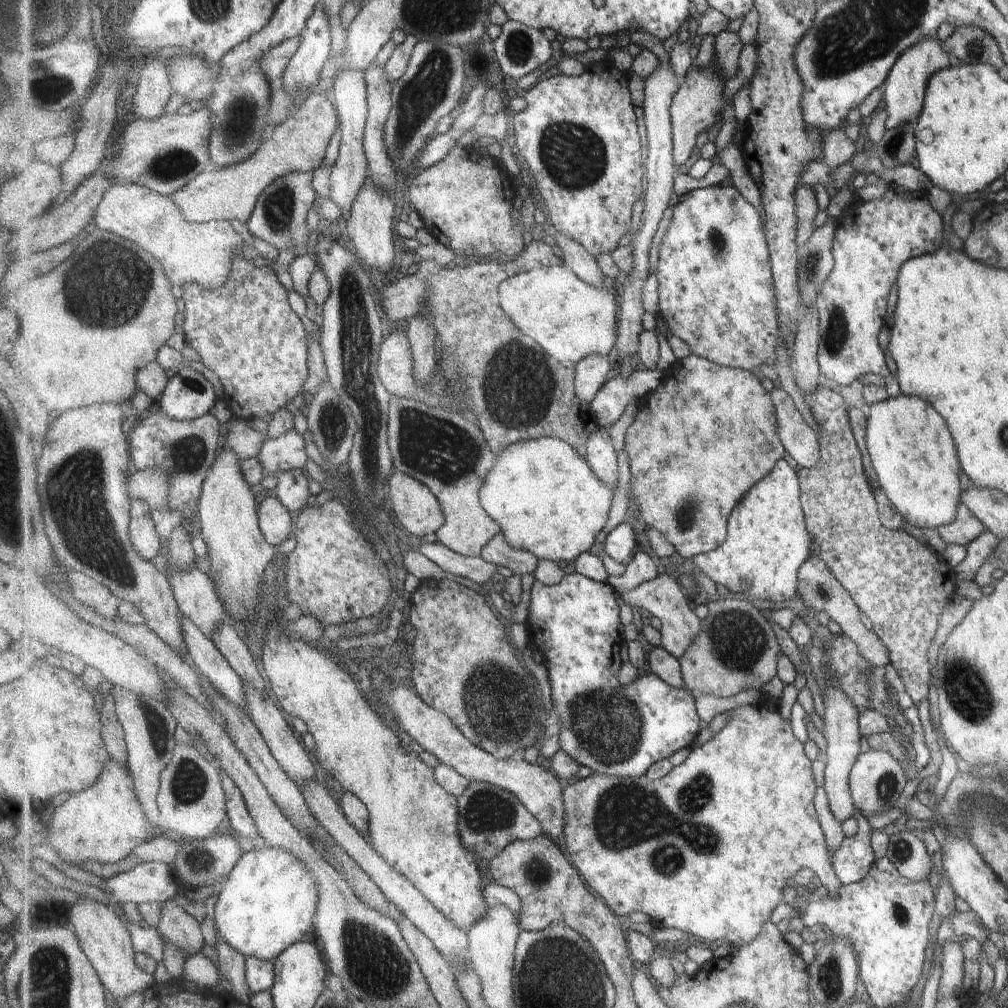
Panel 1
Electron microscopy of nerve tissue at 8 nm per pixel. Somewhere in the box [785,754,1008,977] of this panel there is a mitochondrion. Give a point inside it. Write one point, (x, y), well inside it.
(885, 786)

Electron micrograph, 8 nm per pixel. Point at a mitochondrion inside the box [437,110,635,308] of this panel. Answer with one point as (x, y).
(573, 156)

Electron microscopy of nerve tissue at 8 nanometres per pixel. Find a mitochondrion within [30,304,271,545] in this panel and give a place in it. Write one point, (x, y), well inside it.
(189, 452)

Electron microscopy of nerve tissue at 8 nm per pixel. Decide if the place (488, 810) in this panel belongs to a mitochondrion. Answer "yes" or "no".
yes

